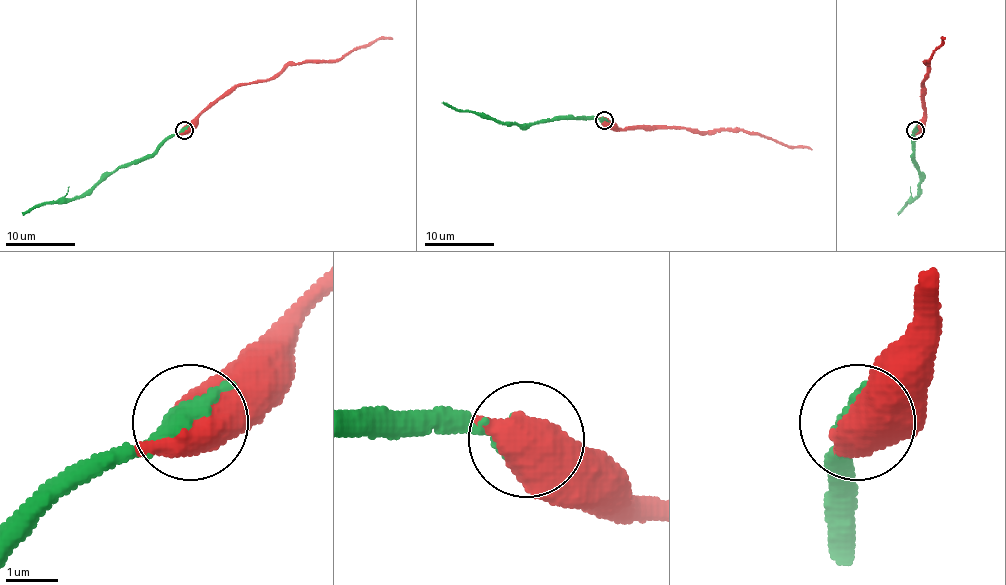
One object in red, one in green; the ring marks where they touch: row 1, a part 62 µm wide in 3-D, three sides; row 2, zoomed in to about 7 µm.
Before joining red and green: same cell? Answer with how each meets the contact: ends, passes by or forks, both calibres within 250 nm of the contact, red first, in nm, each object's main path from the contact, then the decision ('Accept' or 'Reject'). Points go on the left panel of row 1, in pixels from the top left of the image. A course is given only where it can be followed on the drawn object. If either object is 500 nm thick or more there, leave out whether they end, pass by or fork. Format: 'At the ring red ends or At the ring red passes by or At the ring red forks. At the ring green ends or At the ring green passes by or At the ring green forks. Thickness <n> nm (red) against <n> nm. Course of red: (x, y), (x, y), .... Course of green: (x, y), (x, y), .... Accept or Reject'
Thickness 600 nm (red) against 400 nm. Course of red: (184, 130), (239, 85), (272, 80), (289, 64), (340, 61), (357, 49), (392, 37). Course of green: (184, 130), (171, 134), (151, 155), (107, 172), (83, 193), (73, 198), (34, 205), (22, 215). Accept

